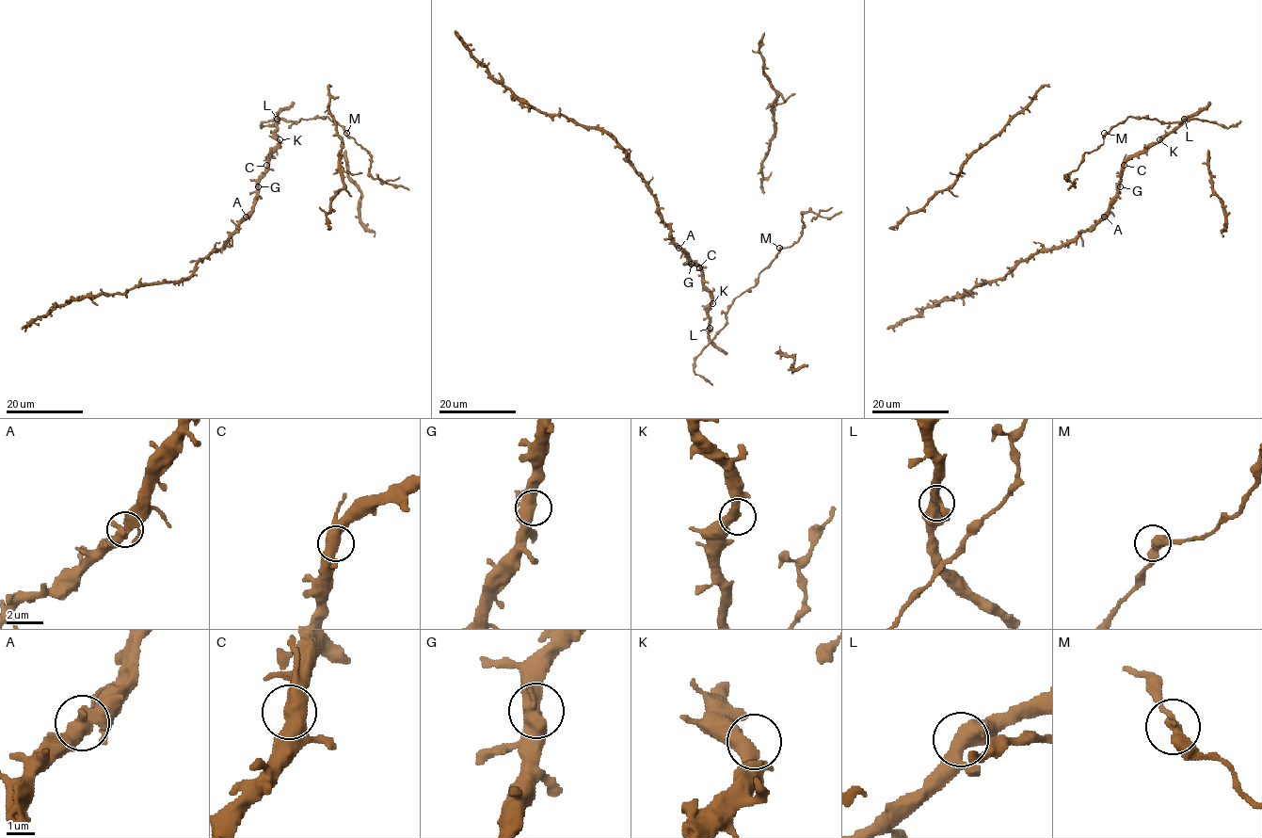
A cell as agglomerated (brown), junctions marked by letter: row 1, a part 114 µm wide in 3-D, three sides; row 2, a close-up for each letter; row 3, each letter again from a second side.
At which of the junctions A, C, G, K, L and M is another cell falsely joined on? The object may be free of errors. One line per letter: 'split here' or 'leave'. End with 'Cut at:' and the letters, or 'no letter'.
A: leave
C: leave
G: leave
K: leave
L: leave
M: leave
Cut at: no letter

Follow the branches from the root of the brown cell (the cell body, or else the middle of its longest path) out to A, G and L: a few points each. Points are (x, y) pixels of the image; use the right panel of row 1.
A: (1161, 140), (1152, 142), (1125, 163), (1117, 199), (1104, 217)
G: (1161, 140), (1152, 142), (1125, 163), (1120, 186)
L: (1161, 140), (1184, 119)

